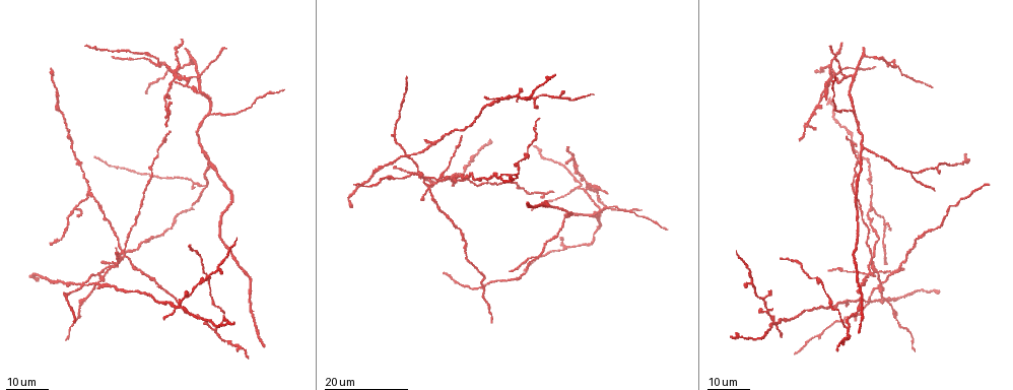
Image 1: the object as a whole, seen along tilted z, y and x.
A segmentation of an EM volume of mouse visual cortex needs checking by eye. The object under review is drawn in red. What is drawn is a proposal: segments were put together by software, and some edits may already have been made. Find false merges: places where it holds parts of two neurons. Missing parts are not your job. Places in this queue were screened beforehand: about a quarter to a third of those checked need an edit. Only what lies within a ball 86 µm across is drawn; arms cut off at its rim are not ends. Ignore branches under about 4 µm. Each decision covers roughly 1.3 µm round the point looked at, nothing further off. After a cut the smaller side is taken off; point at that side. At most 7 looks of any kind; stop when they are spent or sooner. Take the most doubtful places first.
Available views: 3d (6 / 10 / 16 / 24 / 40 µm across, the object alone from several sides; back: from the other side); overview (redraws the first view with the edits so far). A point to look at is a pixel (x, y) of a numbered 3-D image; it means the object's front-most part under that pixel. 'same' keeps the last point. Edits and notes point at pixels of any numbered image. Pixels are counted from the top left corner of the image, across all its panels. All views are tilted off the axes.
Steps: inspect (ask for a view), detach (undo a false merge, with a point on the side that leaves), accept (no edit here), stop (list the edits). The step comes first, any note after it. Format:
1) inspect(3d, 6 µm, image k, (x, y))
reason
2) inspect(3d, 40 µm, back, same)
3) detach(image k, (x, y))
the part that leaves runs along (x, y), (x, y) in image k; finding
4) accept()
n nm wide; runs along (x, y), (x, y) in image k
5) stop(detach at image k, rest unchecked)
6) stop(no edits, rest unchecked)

inspect(3d, 16 µm, image 1, (168, 68))

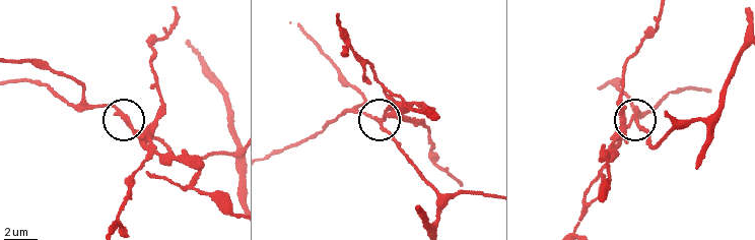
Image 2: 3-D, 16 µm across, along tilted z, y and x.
inspect(3d, 6 µm, image 2, (630, 121))
closer look

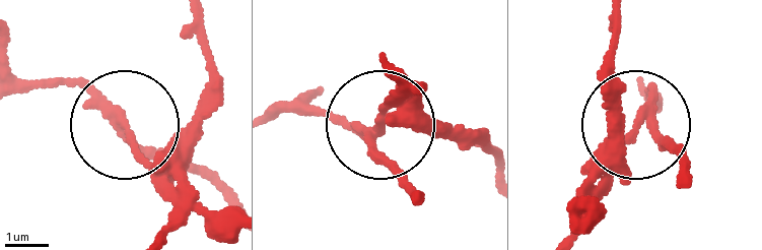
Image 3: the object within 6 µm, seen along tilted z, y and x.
detach(image 3, (137, 144))
170 nm wide; the part that leaves runs along (109, 107), (149, 173), (162, 232) in image 3; two neurons meet here

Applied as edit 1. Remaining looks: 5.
inspect(3d, 16 µm, image 1, (847, 327))
branch point

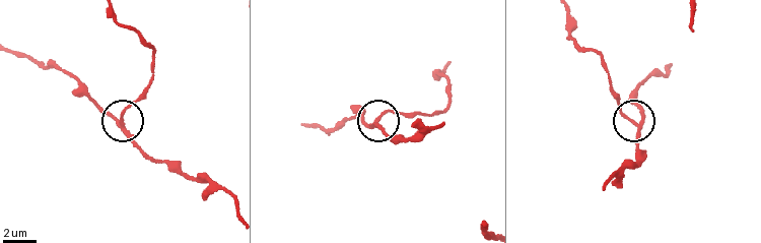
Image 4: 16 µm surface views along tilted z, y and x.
inspect(3d, 6 µm, image 4, (632, 122))

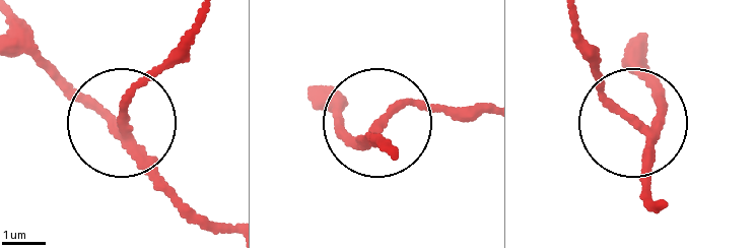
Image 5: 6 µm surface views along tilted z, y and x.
accept()
3 arms; runs along (10, 20), (134, 136), (180, 199) in image 5; continuous, no second neuron

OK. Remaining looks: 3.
inspect(3d, 16 µm, image 1, (88, 194))
three arms meet

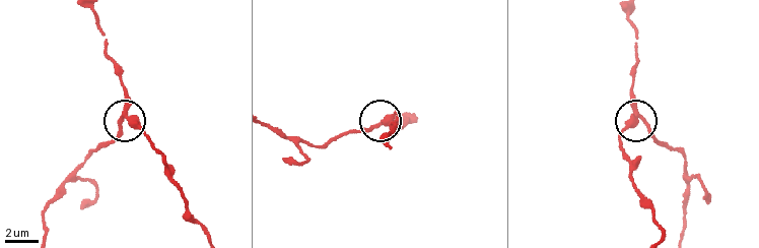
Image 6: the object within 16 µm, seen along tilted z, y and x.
inspect(3d, 6 µm, image 6, (635, 112))
closer look

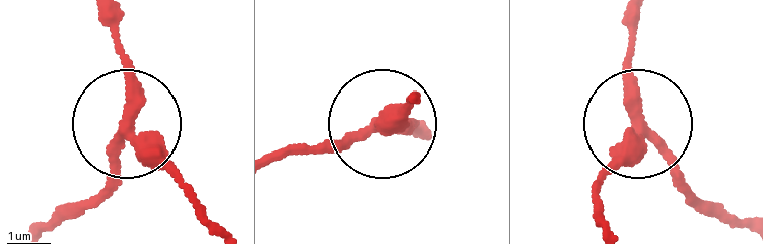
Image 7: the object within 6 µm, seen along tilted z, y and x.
inspect(3d, 6 µm, back, image 7, (126, 123))

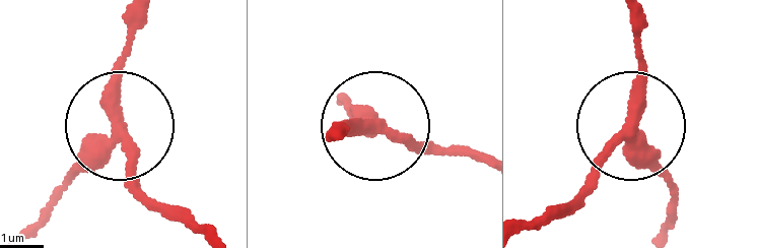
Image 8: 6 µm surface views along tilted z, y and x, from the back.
accept()
270 nm wide; runs along (663, 223), (668, 176), (631, 128), (575, 211) in image 8; continuous, no second neuron

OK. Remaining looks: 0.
stop(detach at image 3, rest unchecked)

